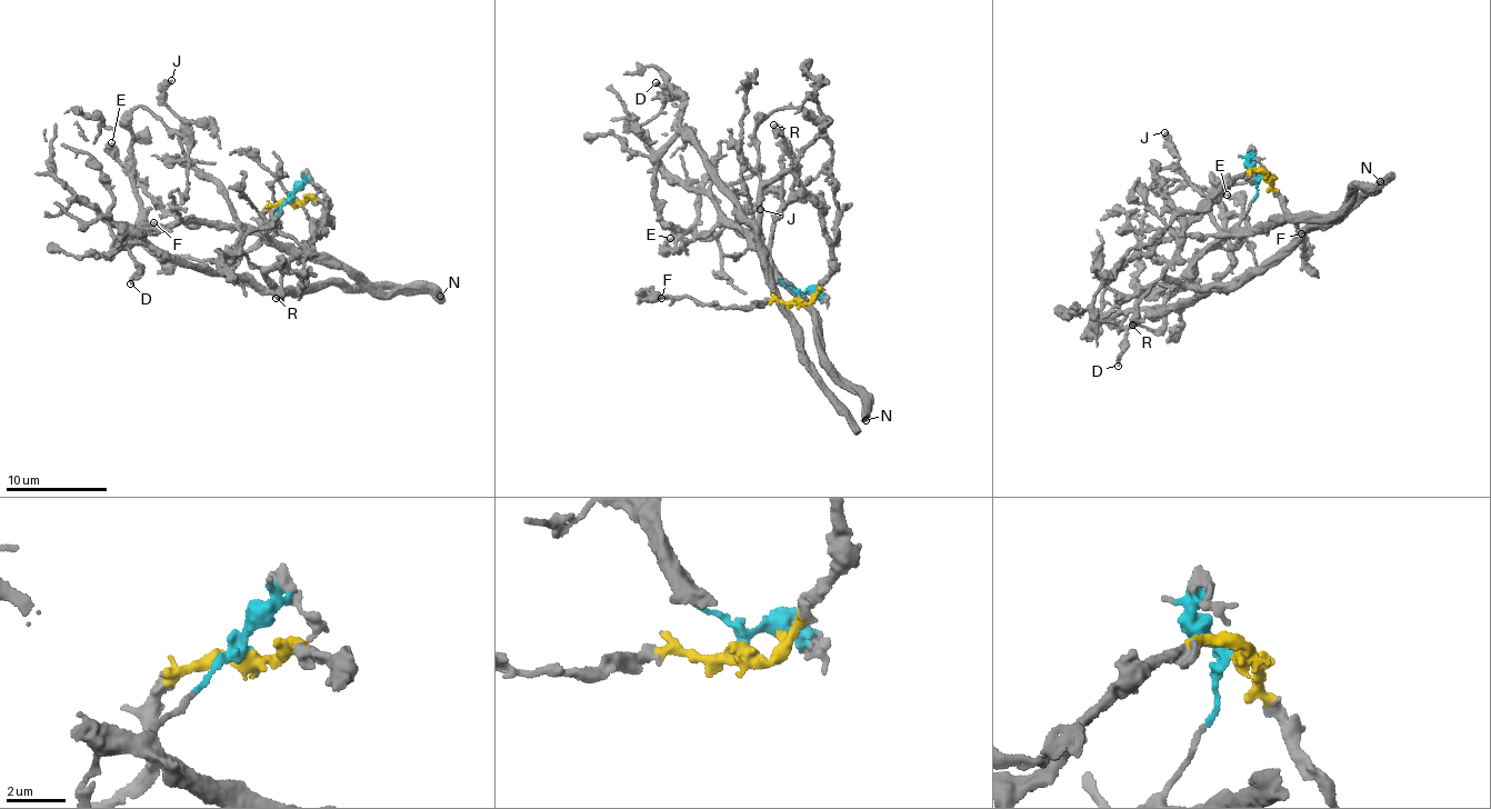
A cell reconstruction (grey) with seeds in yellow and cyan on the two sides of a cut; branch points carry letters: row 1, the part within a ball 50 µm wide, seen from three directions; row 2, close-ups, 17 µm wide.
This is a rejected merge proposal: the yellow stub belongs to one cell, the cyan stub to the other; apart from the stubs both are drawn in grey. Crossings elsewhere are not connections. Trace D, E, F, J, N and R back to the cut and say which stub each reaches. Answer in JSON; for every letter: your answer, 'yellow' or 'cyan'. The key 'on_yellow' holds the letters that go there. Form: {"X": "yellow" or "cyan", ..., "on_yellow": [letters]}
{"D": "cyan", "E": "cyan", "F": "yellow", "J": "cyan", "N": "cyan", "R": "yellow", "on_yellow": ["F", "R"]}

